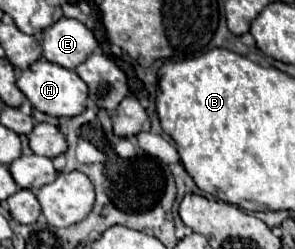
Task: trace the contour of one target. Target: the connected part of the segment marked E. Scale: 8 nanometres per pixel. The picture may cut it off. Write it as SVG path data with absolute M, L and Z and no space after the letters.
M62 17L40 33L40 45L50 63L74 69L86 61L88 55L92 55L98 43L92 31L86 29L86 25L82 25L78 19Z

